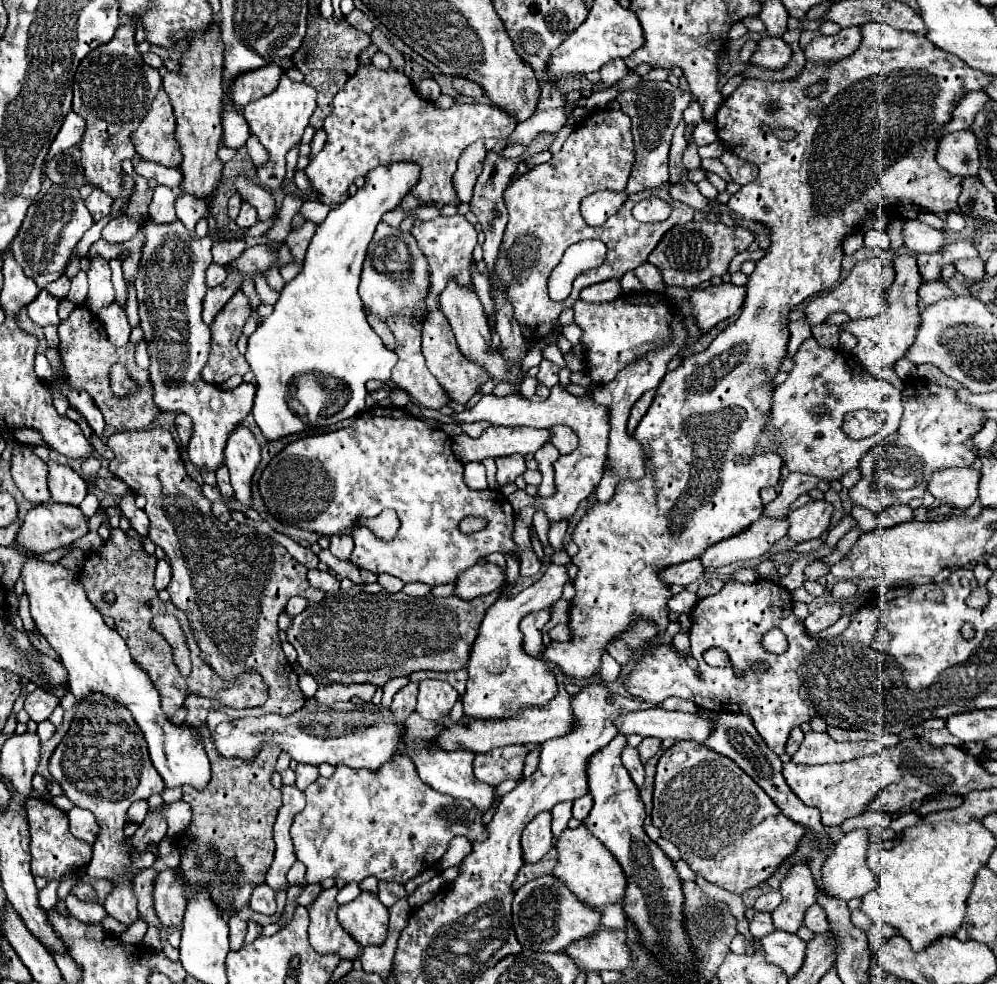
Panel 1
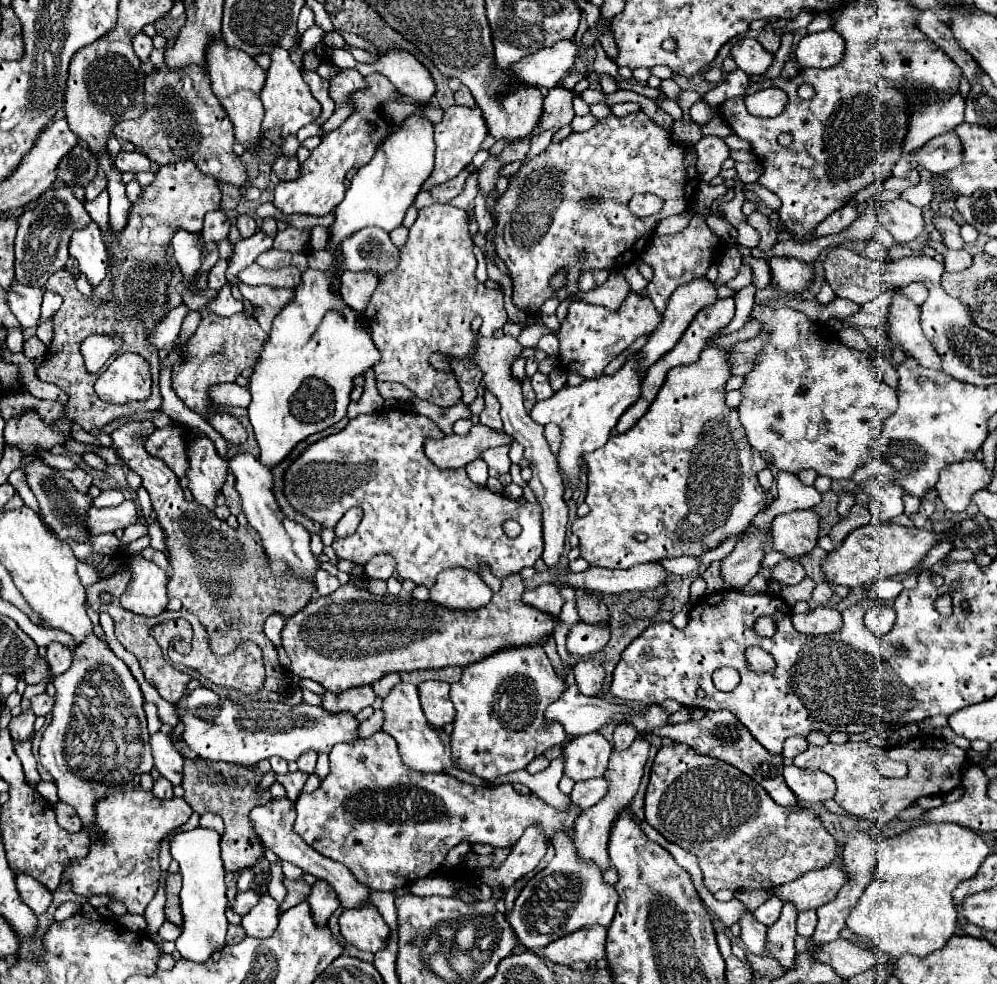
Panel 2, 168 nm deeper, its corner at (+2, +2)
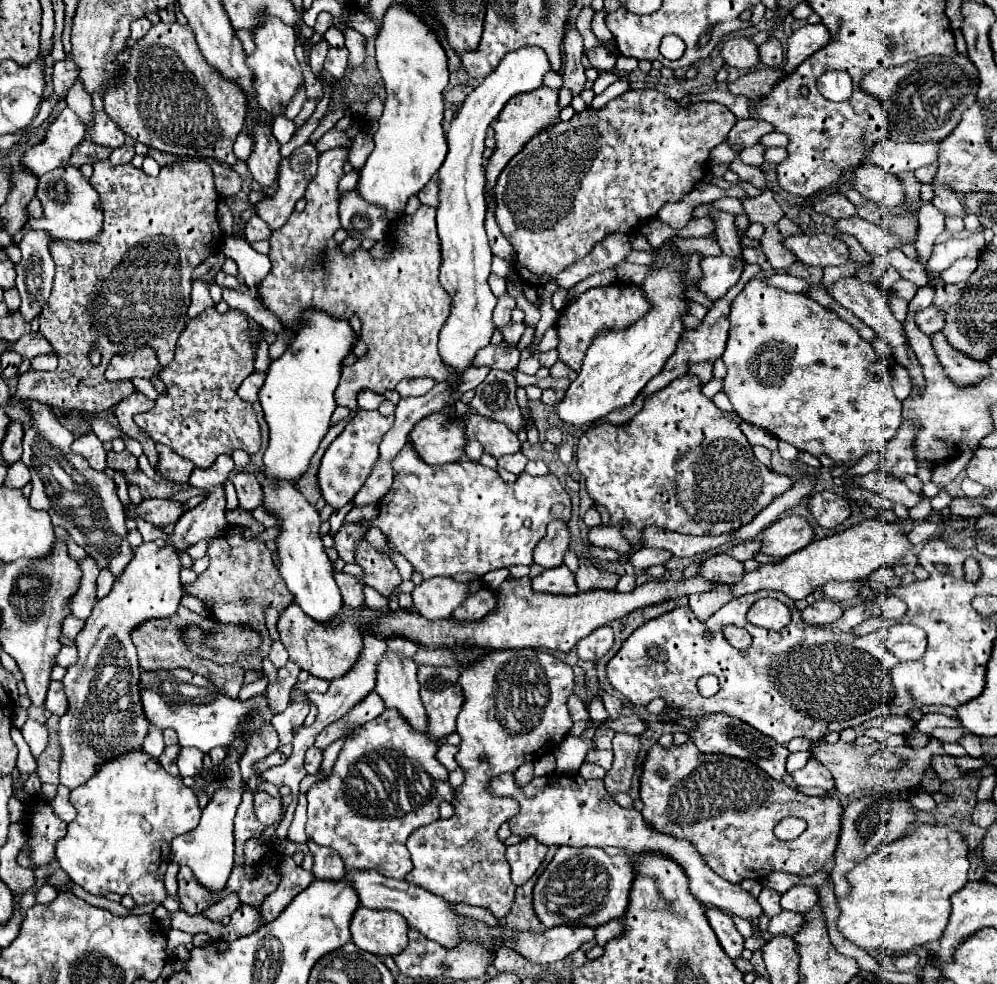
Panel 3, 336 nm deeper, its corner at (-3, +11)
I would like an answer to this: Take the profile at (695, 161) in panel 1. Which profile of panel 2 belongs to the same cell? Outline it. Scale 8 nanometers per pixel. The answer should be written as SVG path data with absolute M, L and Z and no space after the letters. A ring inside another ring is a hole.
M689 90L681 91L680 97L678 99L678 104L683 110L683 120L685 121L690 120L689 109L699 99L701 99L701 96L696 92Z

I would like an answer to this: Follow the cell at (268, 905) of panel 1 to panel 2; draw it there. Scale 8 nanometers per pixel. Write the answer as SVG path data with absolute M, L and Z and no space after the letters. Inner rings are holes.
M249 889L249 891L245 891L245 893L237 893L233 911L237 911L239 915L245 915L245 913L249 913L259 901L261 901L261 893L255 891L255 889Z

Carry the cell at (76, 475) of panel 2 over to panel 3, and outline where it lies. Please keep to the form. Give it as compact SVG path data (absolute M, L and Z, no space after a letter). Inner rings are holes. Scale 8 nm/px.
M84 434L80 438L74 440L72 450L82 454L86 460L90 460L90 466L98 472L106 470L106 450L102 446L102 442L96 438L96 434Z

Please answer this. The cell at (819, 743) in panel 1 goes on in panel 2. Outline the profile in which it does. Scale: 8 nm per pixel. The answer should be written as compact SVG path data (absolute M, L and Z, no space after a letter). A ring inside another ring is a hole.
M917 735L909 739L907 743L899 747L891 747L895 751L889 751L895 761L903 761L909 767L909 775L905 779L893 779L893 777L883 777L877 769L879 757L887 757L887 749L877 749L869 741L861 743L825 743L821 747L809 745L807 751L799 753L793 763L797 767L807 767L807 769L819 769L829 773L835 783L837 783L837 793L835 801L847 809L849 813L861 817L861 819L871 819L877 825L889 823L903 811L905 807L913 805L917 799L927 797L927 795L937 795L937 793L949 793L951 789L961 785L961 771L967 765L967 753L953 745L953 743L937 743L933 735Z

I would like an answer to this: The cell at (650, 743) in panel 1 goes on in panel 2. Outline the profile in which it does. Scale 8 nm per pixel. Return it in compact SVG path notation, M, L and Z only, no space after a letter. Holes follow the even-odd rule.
M635 739L635 743L629 749L621 751L621 753L613 751L609 769L605 773L605 779L609 781L607 795L597 805L593 805L589 811L583 811L581 817L575 821L575 827L573 827L573 845L577 849L577 855L583 861L595 863L599 867L599 871L605 871L605 869L611 867L609 855L607 855L609 829L611 829L613 819L619 815L619 811L623 807L627 807L631 803L633 795L637 793L637 787L639 787L639 781L643 777L643 767L645 767L647 757L649 757L649 743L645 739Z

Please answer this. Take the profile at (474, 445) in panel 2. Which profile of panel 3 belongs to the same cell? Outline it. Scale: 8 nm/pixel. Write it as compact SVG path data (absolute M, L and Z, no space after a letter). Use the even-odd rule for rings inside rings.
M436 412L428 414L428 418L420 420L412 428L412 432L408 434L408 442L428 464L458 462L460 458L464 458L466 432L464 424L458 418L454 418L452 424L444 426L442 412Z

